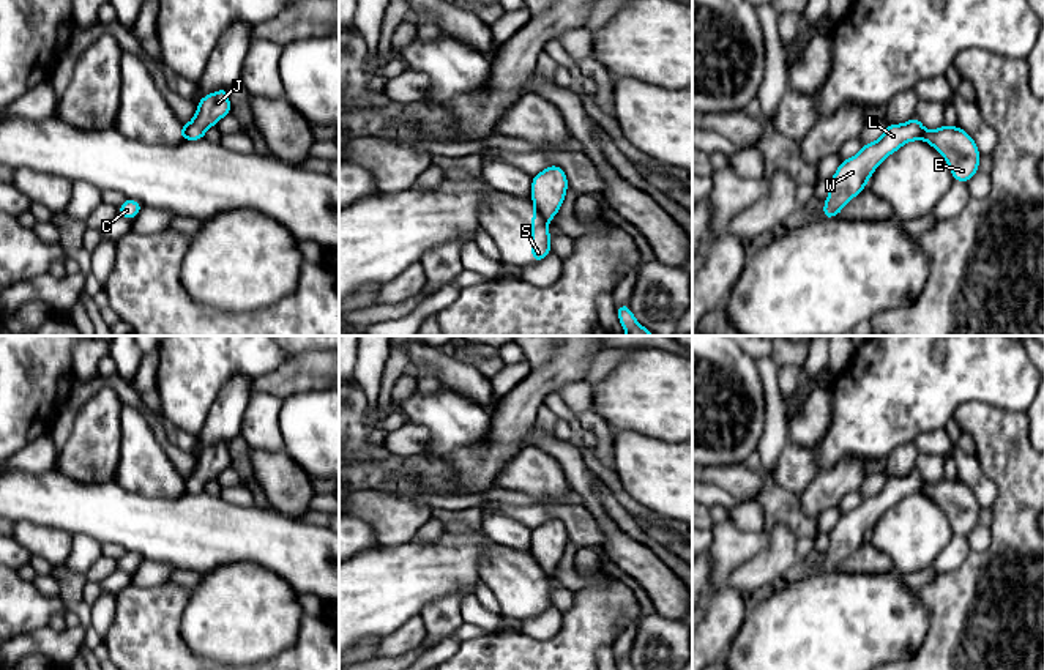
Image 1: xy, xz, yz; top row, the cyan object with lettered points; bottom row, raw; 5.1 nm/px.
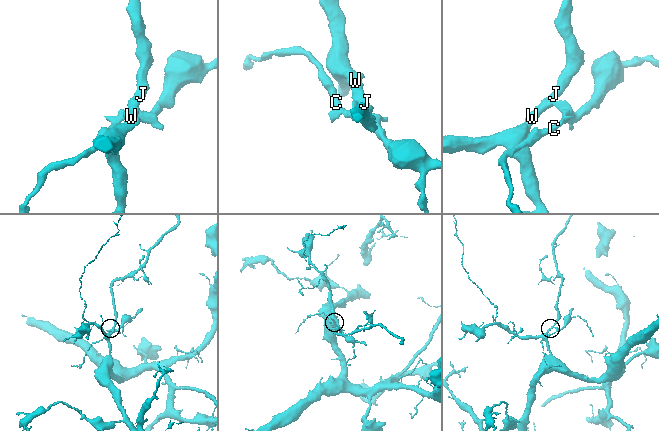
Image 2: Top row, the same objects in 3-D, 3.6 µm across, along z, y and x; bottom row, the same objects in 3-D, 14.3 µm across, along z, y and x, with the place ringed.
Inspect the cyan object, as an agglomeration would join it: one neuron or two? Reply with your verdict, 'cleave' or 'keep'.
cleave

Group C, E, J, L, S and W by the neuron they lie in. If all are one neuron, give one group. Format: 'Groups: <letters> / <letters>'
Groups: C E S / J L W

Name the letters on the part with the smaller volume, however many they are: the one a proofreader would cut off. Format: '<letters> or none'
C, E, S

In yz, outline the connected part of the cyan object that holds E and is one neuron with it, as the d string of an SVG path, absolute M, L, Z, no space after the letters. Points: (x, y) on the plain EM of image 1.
M943 476L935 484L924 482L923 492L943 509L956 534L968 536L979 523L981 506L964 481Z

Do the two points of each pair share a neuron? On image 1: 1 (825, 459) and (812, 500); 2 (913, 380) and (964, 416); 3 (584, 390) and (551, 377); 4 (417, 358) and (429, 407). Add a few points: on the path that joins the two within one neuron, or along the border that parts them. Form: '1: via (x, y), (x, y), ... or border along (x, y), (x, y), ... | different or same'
1: border along (858, 459), (842, 457), (831, 467), (820, 470) | different
2: border along (992, 404), (980, 401), (962, 402), (951, 415) | different
3: border along (584, 379), (566, 383), (559, 391) | different
4: border along (442, 385), (459, 391), (475, 404) | different

